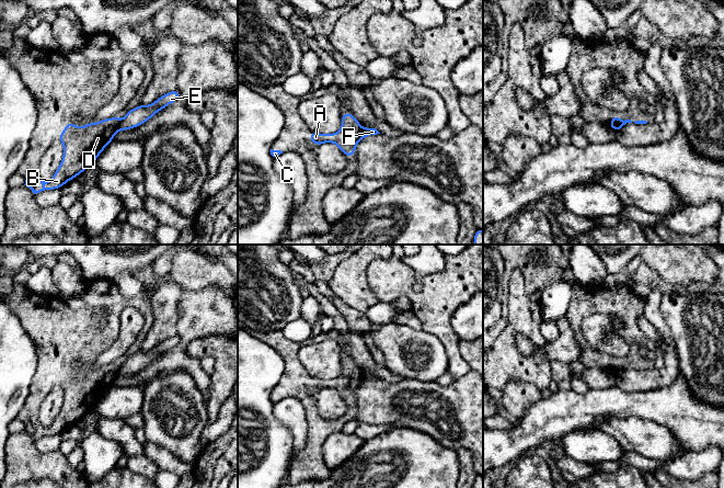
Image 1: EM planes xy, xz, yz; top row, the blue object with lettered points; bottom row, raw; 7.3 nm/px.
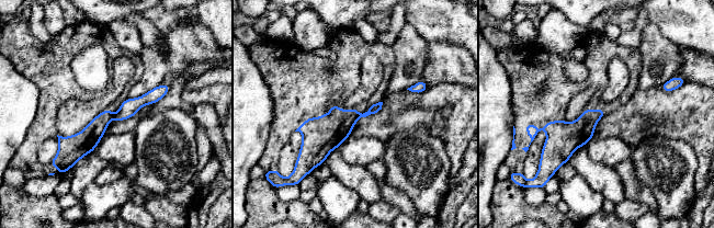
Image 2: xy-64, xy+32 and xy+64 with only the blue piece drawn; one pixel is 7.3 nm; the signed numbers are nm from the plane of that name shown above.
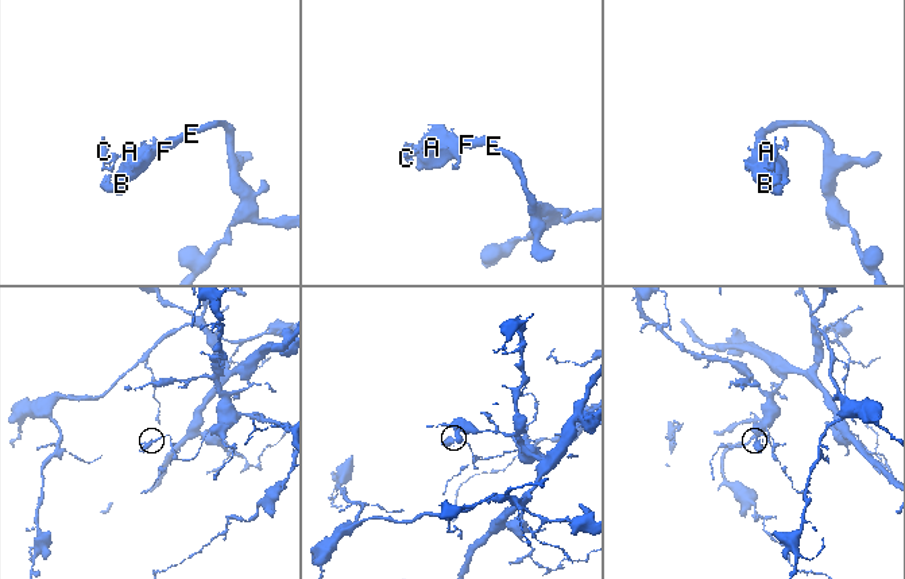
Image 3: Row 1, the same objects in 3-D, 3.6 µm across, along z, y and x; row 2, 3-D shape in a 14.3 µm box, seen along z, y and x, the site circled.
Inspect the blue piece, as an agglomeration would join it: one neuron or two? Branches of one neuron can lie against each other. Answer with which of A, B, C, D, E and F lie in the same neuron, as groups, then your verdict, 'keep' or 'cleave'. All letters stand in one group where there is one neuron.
A B C D / E F | cleave

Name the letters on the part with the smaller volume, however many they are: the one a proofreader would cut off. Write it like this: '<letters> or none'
A, B, C, D

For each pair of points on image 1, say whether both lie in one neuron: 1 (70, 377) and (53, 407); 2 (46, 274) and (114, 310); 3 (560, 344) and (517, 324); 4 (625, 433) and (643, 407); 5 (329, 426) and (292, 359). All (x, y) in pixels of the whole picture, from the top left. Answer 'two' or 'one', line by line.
1: two
2: two
3: two
4: two
5: one

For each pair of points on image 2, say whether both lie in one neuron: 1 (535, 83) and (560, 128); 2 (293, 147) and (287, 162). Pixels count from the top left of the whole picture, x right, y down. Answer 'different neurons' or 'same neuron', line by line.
1: same neuron
2: same neuron

